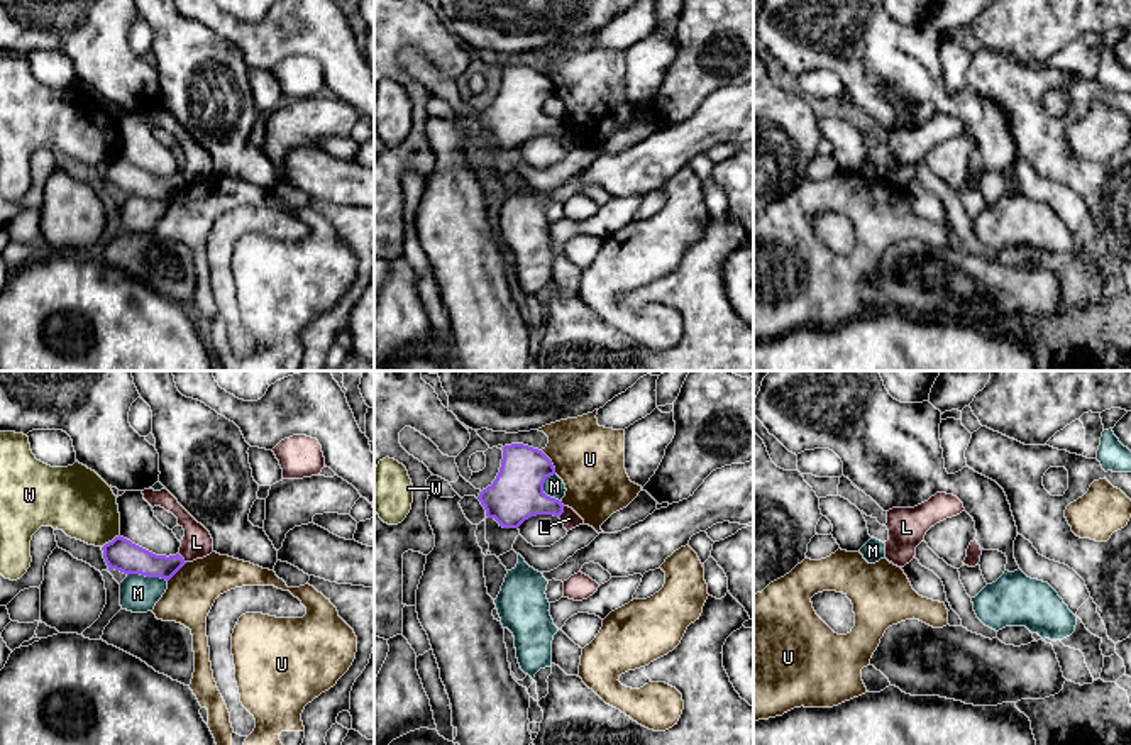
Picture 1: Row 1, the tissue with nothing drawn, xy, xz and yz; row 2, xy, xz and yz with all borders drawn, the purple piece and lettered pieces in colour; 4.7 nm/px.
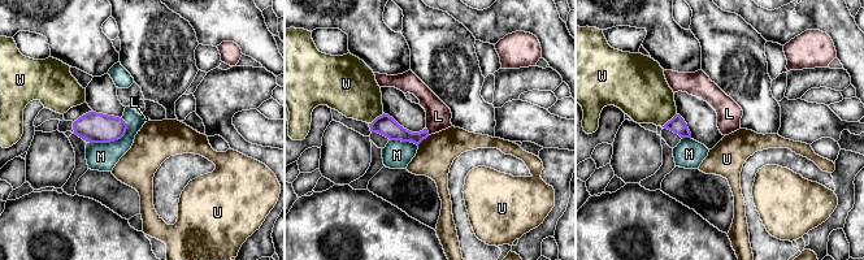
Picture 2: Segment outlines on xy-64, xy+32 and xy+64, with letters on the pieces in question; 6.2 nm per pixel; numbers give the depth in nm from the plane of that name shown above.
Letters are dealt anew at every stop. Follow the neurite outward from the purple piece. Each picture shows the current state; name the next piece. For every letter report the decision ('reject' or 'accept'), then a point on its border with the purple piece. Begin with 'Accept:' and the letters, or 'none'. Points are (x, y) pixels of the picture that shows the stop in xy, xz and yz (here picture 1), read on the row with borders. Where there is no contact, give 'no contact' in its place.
Accept: none
L: reject; contact xz (562, 512)
M: reject; contact xy (148, 576)
U: reject; contact xz (551, 463)
W: reject; contact xy (112, 540)

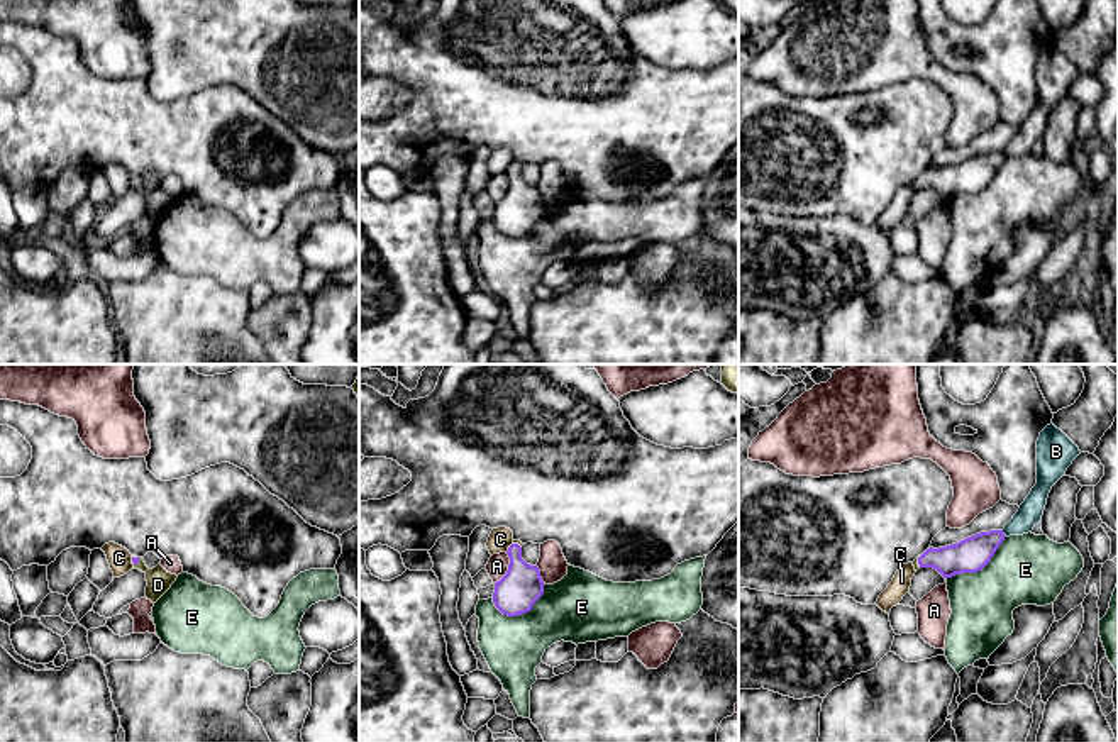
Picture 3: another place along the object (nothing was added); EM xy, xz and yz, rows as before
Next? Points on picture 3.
Accept: D
A: reject; contact xz (509, 568)
B: reject; contact yz (1003, 534)
C: reject; contact xz (509, 548)
D: accept; contact xy (138, 559)
E: reject; contact xz (524, 612)

